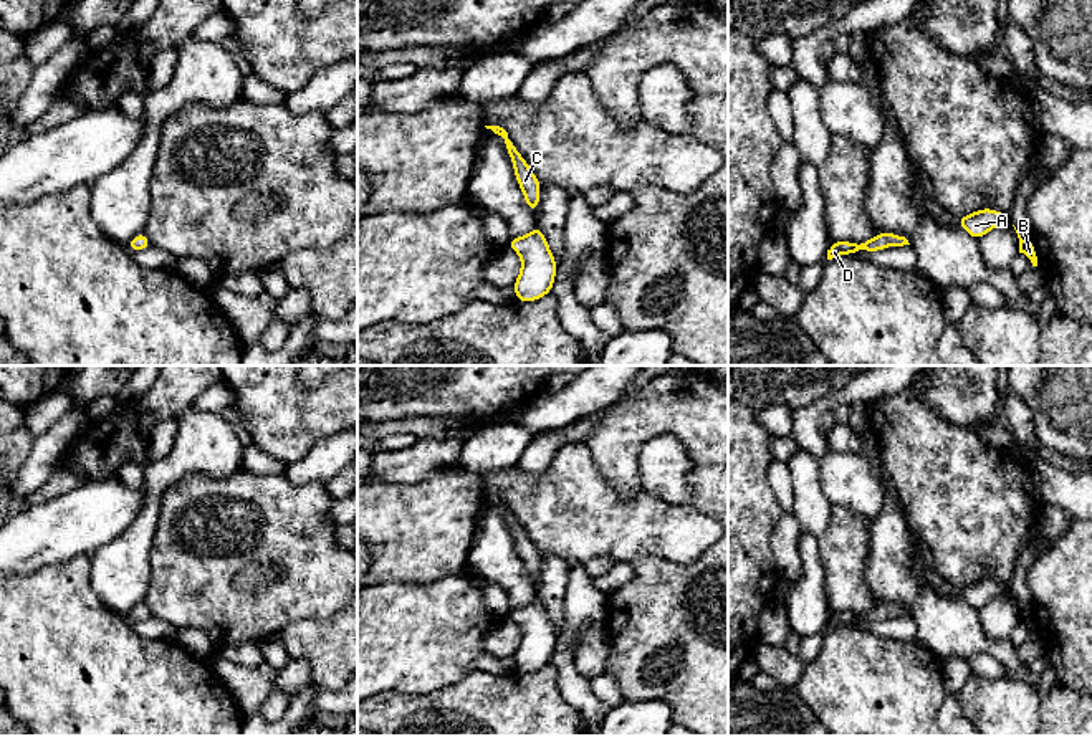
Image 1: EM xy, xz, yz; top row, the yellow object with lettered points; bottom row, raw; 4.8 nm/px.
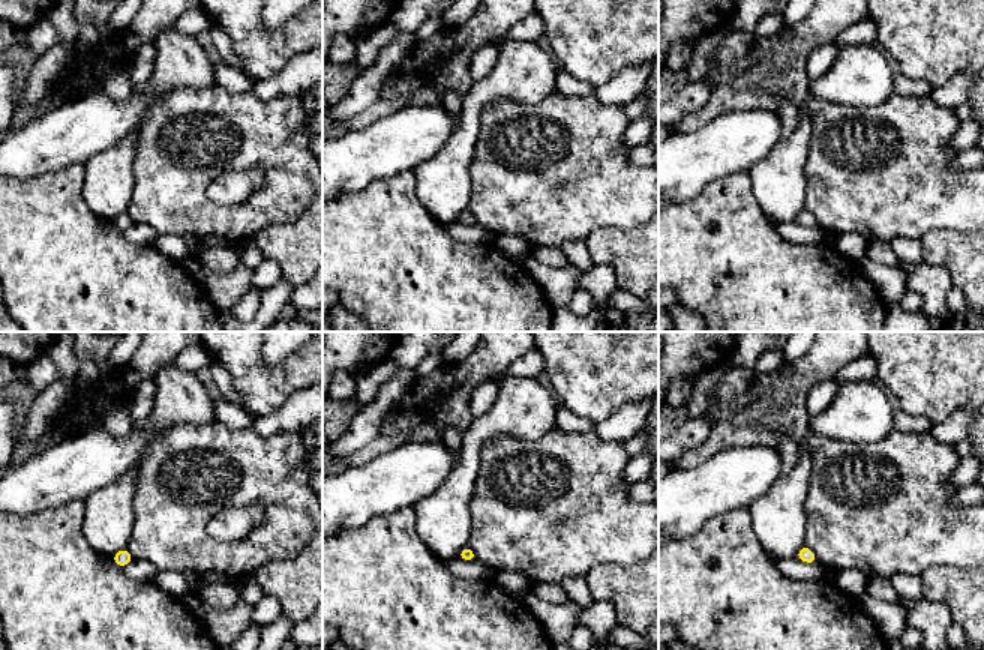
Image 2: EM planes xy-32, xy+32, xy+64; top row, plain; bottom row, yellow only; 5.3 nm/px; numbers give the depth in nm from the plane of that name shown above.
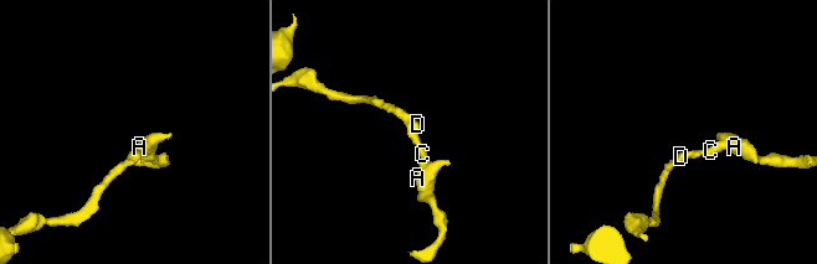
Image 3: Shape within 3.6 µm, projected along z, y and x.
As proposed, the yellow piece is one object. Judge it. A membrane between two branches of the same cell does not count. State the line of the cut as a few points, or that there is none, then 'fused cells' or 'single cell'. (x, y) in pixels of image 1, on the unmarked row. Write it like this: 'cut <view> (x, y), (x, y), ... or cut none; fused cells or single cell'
cut none; single cell

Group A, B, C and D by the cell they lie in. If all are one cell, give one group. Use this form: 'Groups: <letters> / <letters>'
Groups: A B C D

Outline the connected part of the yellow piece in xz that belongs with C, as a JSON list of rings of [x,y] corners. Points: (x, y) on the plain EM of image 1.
[[[485,496],[485,498],[491,499],[505,511],[505,519],[511,528],[515,546],[524,566],[526,576],[533,584],[536,584],[539,576],[539,557],[541,557],[539,551],[536,549],[534,542],[528,538],[524,528],[516,521],[516,516],[513,514],[511,508],[503,498],[500,496]]]

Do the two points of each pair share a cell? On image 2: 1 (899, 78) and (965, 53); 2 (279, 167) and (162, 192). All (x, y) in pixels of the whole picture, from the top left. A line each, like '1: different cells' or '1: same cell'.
1: different cells
2: same cell

